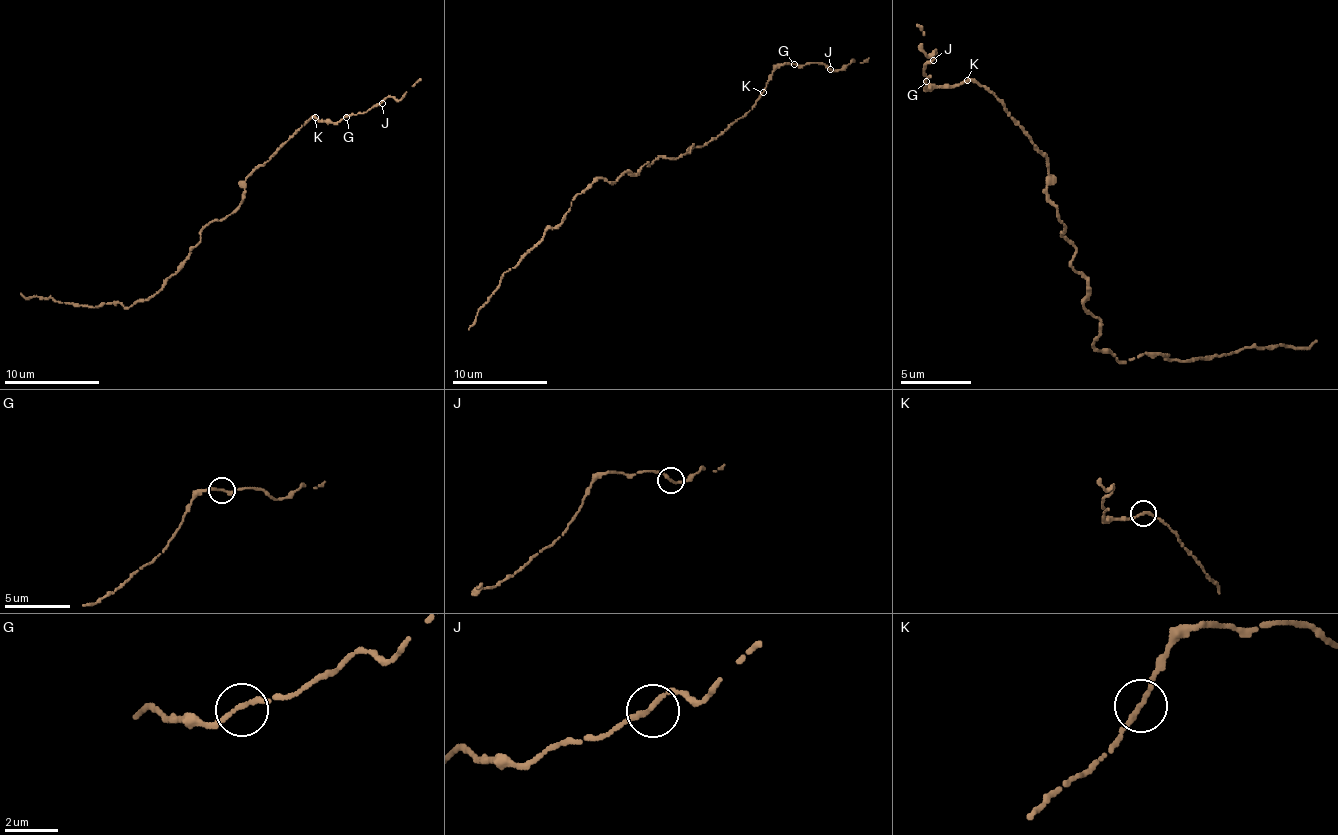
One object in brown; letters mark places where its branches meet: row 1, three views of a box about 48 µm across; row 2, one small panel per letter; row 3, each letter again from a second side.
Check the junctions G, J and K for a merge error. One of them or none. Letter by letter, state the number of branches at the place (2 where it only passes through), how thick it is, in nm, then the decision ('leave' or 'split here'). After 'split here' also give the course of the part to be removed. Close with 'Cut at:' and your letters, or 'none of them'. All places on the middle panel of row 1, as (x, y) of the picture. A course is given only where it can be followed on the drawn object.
G: 2 branches meet; 200 nm thick; leave
J: 2 branches meet; 200 nm thick; leave
K: 2 branches meet; 200 nm thick; leave
Cut at: none of them

